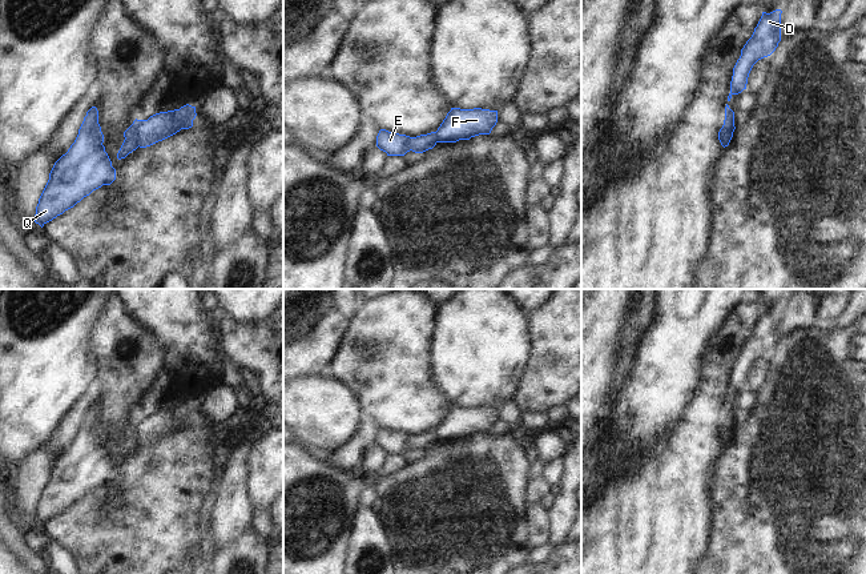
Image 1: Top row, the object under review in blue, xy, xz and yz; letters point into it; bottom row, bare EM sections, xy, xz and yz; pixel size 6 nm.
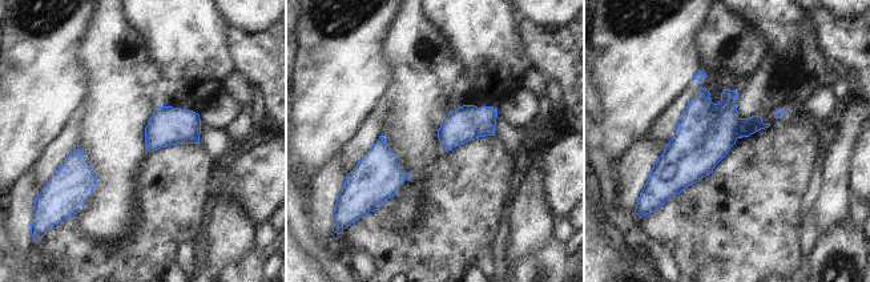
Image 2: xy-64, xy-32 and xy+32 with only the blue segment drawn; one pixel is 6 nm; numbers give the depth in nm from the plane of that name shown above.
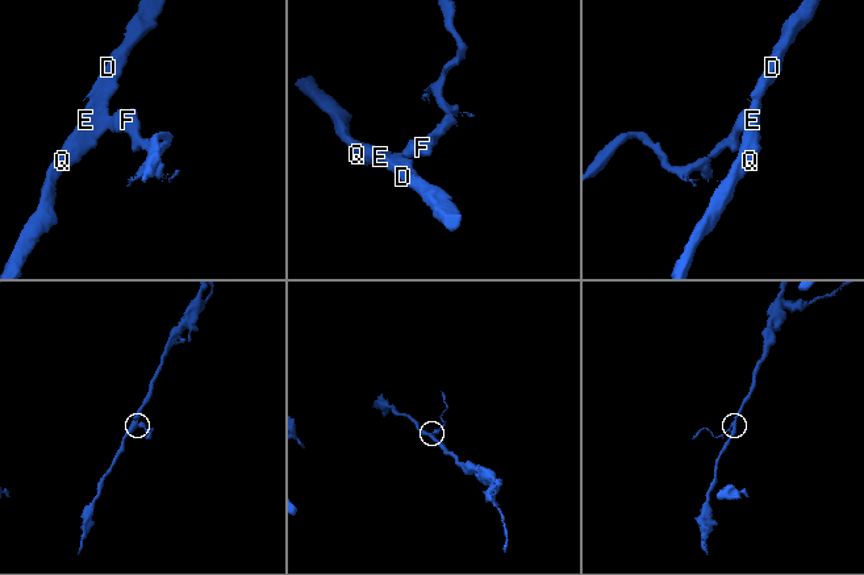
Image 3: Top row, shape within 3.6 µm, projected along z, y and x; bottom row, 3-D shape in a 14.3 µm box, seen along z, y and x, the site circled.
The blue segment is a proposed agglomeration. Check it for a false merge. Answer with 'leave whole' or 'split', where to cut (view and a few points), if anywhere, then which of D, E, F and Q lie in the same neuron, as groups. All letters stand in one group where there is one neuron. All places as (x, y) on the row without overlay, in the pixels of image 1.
split | xy (140, 418), (136, 426), (137, 444) | D E Q / F

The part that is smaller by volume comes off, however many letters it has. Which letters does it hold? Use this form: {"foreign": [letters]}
{"foreign": ["F"]}

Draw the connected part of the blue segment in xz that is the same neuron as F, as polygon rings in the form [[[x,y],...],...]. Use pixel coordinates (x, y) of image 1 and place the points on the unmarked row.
[[[451,406],[435,430],[438,441],[456,441],[479,433],[490,433],[498,421],[498,409]]]

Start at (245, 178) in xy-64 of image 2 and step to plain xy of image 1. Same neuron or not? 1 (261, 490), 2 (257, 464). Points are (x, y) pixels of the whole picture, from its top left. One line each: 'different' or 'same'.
1: same
2: same

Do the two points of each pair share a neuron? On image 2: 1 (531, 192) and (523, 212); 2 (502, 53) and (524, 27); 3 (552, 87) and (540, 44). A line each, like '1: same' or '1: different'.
1: same
2: different
3: different

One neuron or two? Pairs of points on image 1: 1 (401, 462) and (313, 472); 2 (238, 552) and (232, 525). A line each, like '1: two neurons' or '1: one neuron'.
1: one neuron
2: two neurons

